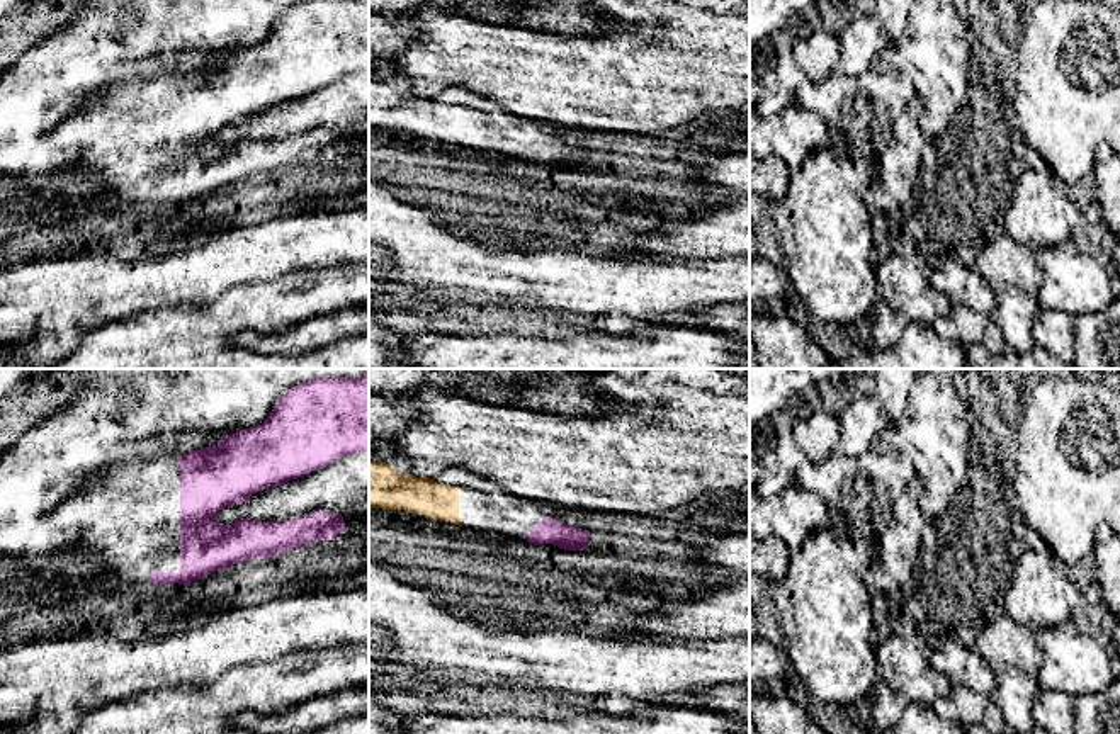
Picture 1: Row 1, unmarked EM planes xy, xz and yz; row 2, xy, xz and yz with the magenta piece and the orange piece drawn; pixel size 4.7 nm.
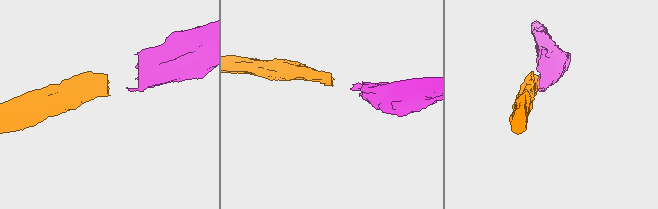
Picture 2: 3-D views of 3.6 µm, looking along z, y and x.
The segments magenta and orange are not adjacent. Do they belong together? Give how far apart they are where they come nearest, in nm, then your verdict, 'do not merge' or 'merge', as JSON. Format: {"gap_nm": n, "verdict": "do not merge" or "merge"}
{"gap_nm": 320, "verdict": "merge"}

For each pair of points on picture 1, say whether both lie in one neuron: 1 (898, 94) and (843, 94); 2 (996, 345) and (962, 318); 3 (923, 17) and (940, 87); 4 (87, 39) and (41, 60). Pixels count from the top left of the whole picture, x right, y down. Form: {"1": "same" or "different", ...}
{"1": "same", "2": "same", "3": "same", "4": "same"}

